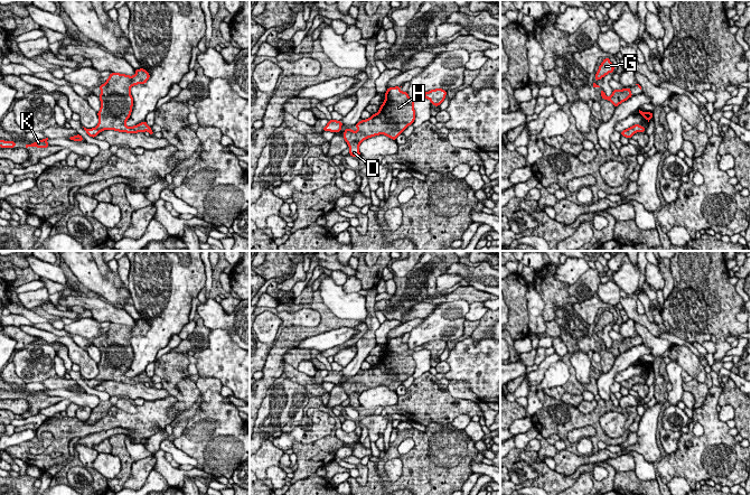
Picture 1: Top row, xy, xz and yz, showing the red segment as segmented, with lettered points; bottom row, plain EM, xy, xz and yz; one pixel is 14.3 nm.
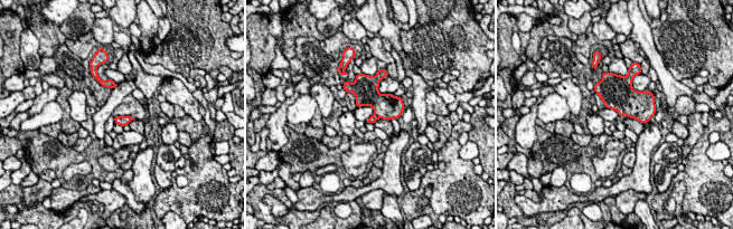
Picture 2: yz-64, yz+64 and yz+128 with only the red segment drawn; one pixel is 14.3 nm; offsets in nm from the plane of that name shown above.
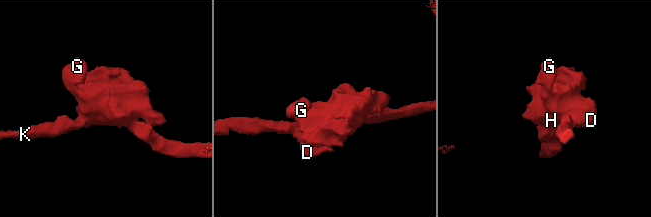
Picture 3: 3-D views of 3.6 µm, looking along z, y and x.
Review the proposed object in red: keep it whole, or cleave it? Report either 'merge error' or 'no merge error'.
no merge error

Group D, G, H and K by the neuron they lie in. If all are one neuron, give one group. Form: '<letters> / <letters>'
D G H K

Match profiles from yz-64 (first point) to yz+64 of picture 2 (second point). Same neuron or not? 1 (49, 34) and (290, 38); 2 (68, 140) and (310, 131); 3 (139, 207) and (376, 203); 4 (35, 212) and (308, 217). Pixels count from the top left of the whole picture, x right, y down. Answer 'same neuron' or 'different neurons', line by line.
1: same neuron
2: same neuron
3: different neurons
4: same neuron

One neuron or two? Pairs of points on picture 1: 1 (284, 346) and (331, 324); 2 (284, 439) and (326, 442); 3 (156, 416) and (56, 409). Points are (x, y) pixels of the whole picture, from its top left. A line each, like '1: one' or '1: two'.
1: one
2: two
3: two

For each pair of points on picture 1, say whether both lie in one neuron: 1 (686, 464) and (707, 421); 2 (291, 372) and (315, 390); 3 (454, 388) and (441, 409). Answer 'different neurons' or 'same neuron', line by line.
1: same neuron
2: same neuron
3: different neurons

